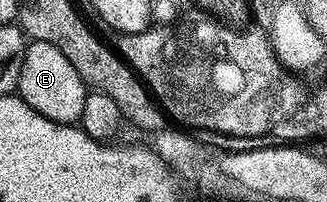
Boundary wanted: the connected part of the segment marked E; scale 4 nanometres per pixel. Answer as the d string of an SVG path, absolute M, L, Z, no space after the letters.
M27 41L24 60L20 64L17 97L24 100L40 116L53 122L77 123L80 111L84 108L84 100L88 93L86 81L72 68L72 63L64 57L64 52L52 44Z

